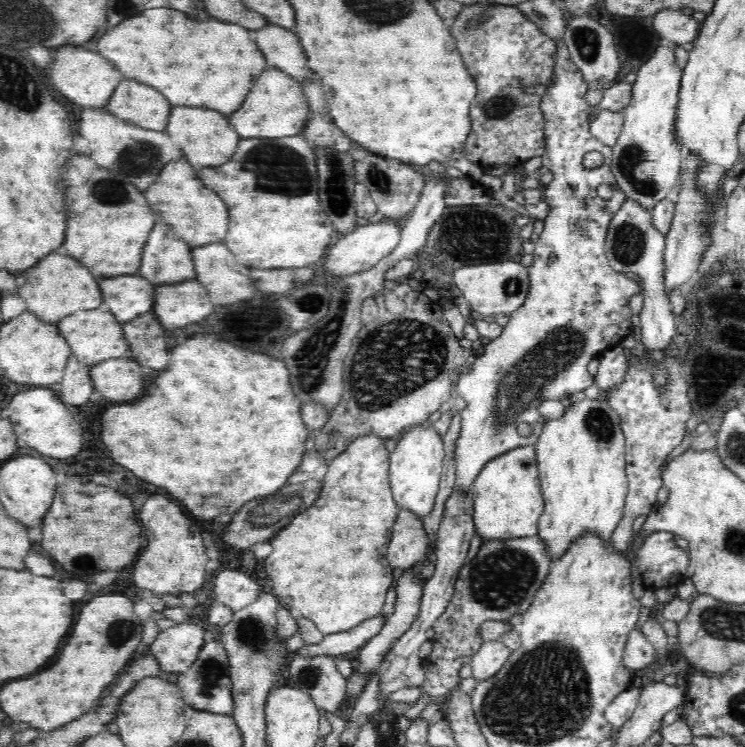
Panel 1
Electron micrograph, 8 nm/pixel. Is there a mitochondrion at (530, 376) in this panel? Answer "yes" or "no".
yes

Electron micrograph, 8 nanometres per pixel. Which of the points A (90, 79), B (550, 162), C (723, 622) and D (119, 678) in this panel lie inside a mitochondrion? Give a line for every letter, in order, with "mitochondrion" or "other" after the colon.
A: other
B: other
C: mitochondrion
D: other

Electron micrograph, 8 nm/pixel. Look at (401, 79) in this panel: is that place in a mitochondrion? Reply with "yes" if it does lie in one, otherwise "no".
no

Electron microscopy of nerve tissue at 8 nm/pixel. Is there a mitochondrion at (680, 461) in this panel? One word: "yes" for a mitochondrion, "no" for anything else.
no

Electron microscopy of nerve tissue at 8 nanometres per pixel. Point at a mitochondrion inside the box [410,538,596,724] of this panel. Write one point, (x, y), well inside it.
(496, 580)

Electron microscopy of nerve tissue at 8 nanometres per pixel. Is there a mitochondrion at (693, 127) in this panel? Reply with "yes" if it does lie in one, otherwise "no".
no

